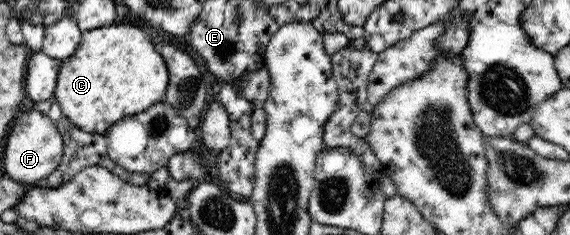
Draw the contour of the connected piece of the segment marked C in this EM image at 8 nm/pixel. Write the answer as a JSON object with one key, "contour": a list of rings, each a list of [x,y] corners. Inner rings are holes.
{"contour":[[[112,25],[83,32],[76,52],[60,63],[55,98],[78,128],[103,135],[117,121],[165,101],[168,67],[152,39],[138,27]]]}

